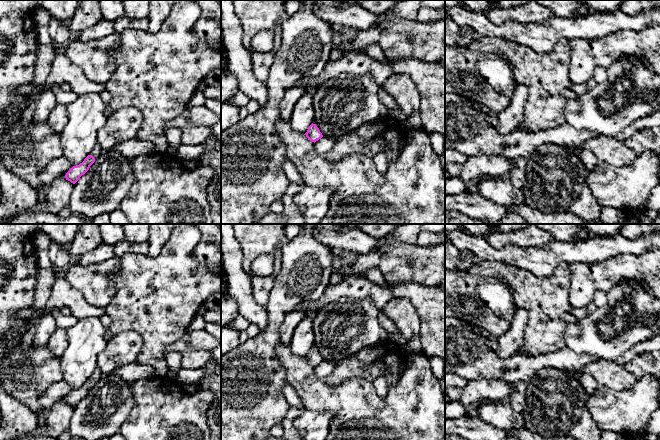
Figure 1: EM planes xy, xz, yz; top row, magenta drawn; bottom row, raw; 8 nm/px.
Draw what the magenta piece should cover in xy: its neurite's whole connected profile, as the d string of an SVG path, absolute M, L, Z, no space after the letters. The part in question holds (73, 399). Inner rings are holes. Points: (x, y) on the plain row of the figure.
M96 367L92 372L90 378L79 389L73 390L65 399L66 404L75 408L82 399L84 399L95 386L95 384L101 379L103 373Z

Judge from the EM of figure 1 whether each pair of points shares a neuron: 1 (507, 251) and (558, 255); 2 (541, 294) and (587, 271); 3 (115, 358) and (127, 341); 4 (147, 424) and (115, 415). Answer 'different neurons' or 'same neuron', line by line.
1: same neuron
2: different neurons
3: same neuron
4: different neurons

